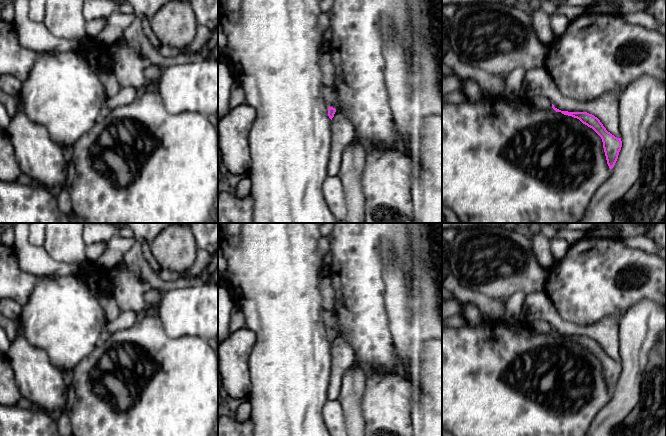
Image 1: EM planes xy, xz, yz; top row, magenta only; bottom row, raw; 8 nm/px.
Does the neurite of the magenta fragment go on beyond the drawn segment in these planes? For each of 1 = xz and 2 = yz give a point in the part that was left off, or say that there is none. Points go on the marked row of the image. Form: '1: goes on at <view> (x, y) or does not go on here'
1: does not go on here
2: does not go on here

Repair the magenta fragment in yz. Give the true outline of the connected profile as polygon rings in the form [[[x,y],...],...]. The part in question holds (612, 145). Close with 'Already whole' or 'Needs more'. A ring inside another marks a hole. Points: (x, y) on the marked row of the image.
[[[552,104],[552,108],[556,112],[561,112],[564,115],[572,116],[574,118],[579,119],[583,124],[592,128],[602,139],[603,148],[607,160],[607,164],[610,169],[612,169],[618,159],[619,152],[622,147],[621,138],[617,138],[612,135],[610,132],[606,130],[600,120],[592,114],[587,112],[568,112],[561,111],[554,107]]]. Already whole

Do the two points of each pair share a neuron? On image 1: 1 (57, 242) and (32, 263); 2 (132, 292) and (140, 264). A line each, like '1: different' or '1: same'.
1: different
2: same

